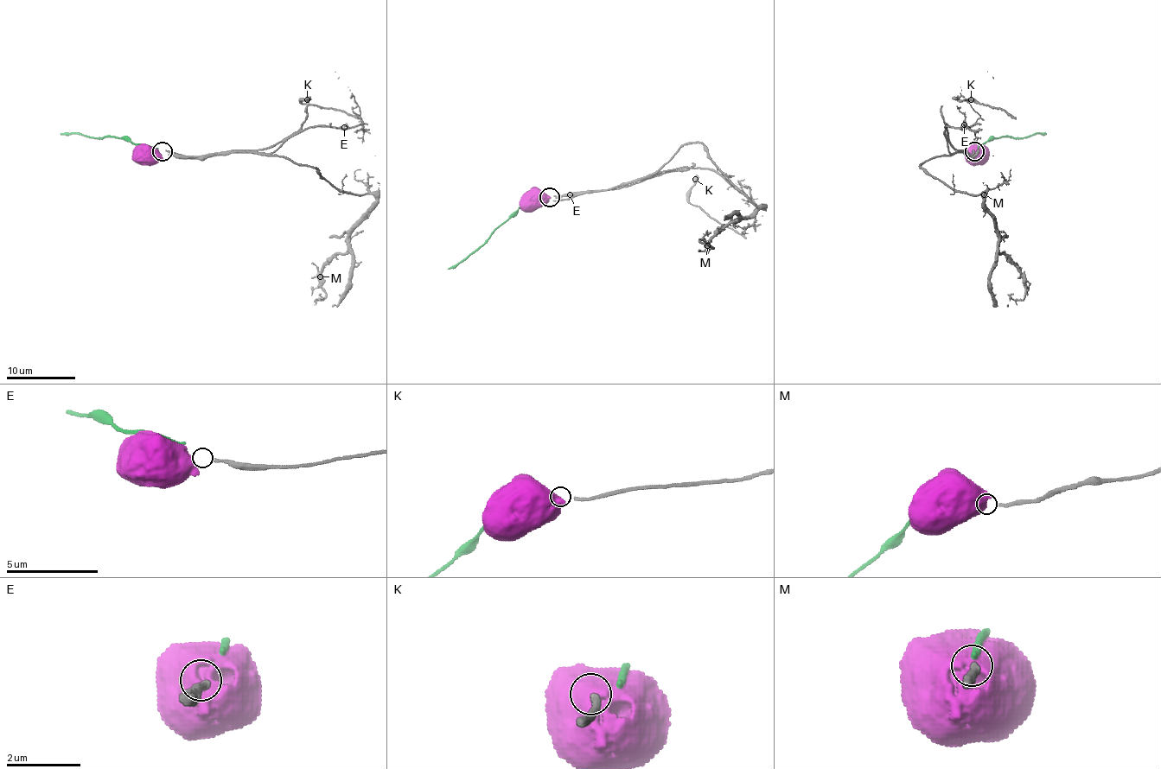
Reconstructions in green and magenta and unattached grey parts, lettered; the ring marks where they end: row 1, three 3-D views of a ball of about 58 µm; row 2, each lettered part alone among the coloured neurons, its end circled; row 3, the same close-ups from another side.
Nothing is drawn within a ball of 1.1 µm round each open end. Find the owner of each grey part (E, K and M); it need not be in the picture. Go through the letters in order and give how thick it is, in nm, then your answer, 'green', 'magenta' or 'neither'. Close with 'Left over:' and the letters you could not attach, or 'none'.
E: calibre 160 nm; magenta
K: calibre 150 nm; neither
M: calibre 160 nm; green
Left over: K

